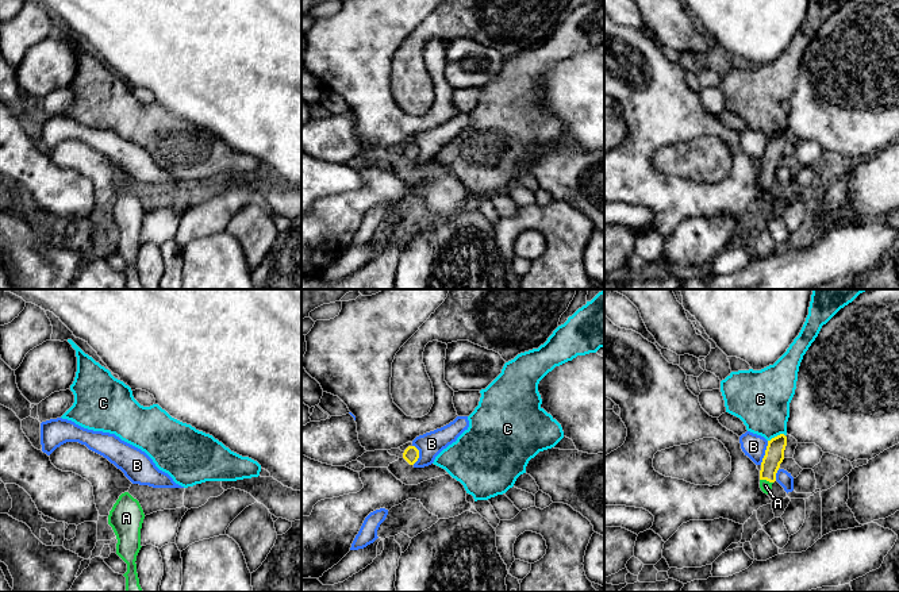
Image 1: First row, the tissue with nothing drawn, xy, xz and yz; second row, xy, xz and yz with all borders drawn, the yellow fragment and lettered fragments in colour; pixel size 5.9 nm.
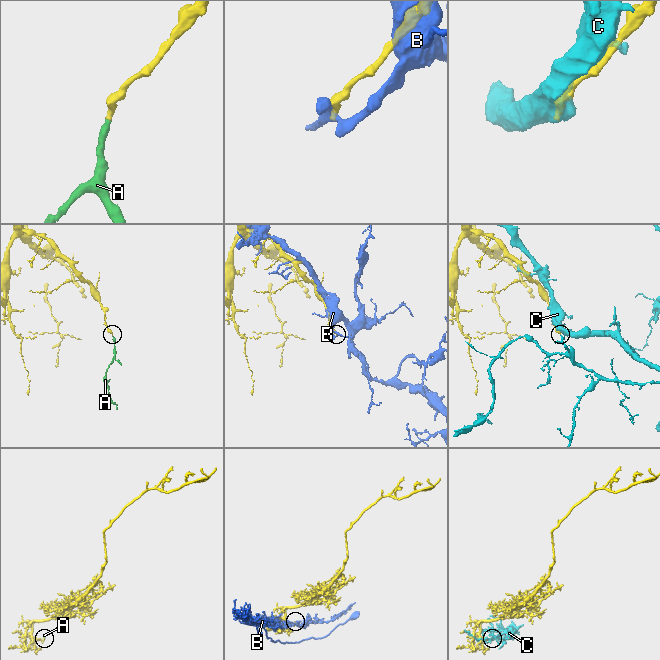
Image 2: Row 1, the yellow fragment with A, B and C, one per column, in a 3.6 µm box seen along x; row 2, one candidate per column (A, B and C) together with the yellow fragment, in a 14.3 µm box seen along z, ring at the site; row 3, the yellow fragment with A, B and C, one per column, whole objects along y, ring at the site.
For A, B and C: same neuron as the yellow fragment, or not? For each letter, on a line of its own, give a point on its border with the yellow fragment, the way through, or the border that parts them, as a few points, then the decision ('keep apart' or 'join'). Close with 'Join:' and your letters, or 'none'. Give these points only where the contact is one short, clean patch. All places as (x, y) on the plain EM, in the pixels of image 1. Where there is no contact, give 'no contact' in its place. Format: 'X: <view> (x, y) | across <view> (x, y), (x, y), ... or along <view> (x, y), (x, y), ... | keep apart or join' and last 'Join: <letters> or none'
A: yz (767, 177) | across yz (773, 153), (767, 177), (765, 183) | join
B: yz (765, 150) | keep apart
C: yz (778, 133) | keep apart
Join: A

